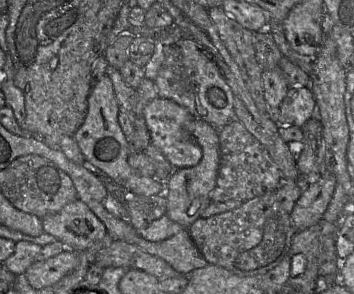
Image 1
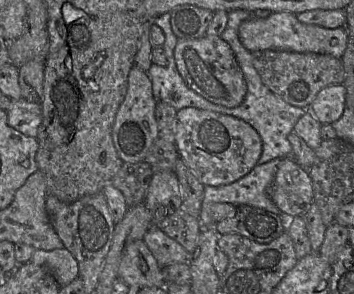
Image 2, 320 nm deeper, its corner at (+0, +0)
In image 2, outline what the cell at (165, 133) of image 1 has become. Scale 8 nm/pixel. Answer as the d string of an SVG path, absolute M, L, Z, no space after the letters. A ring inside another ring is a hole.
M193 107L181 108L176 117L175 143L180 159L204 185L233 183L258 164L262 140L259 133L244 120Z

